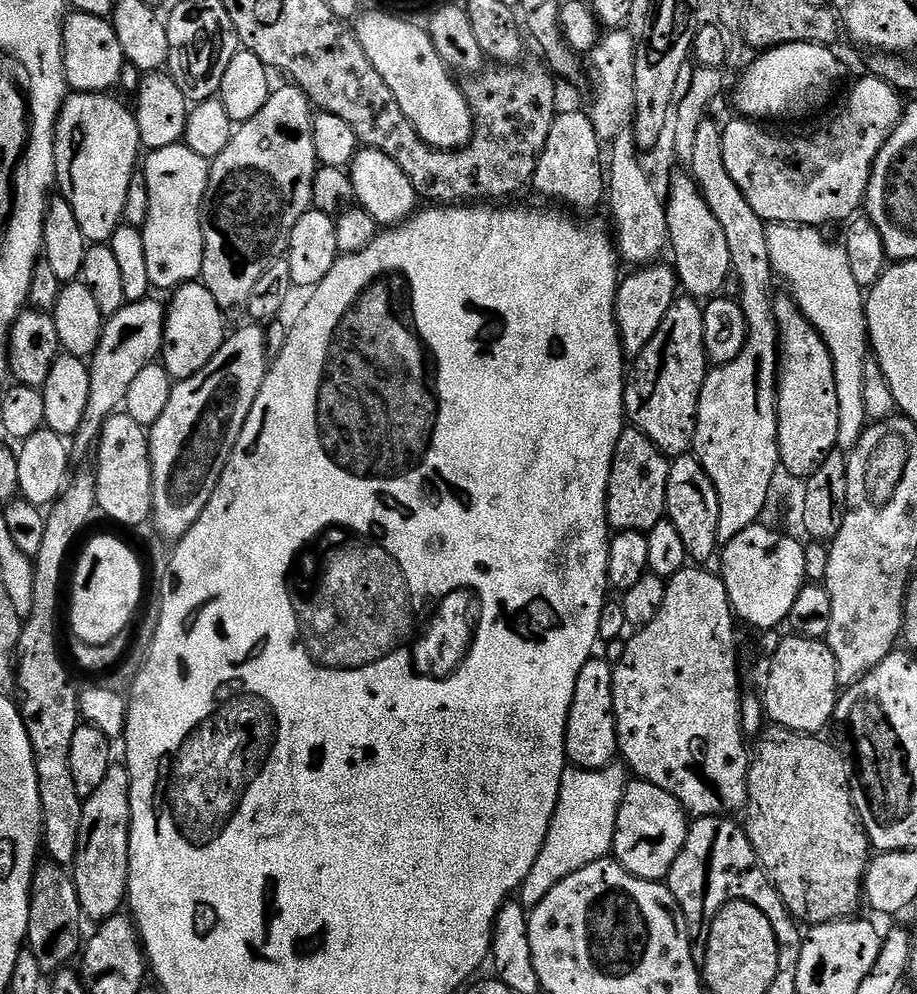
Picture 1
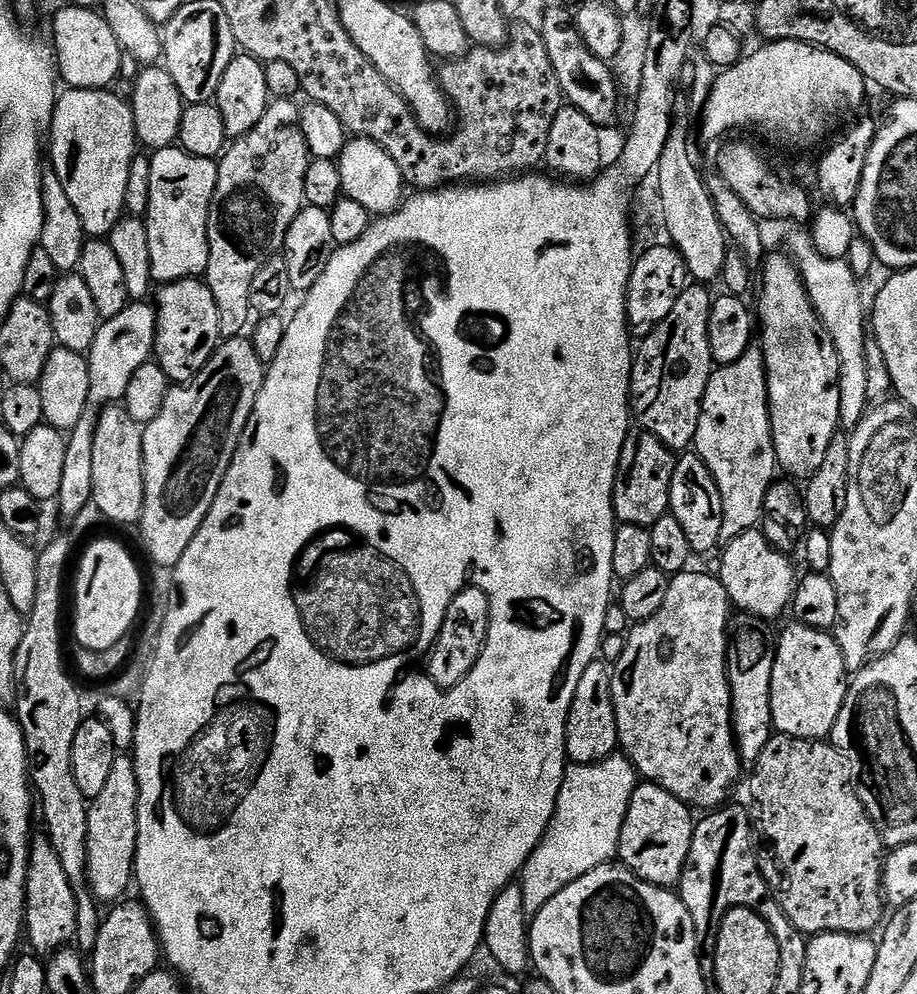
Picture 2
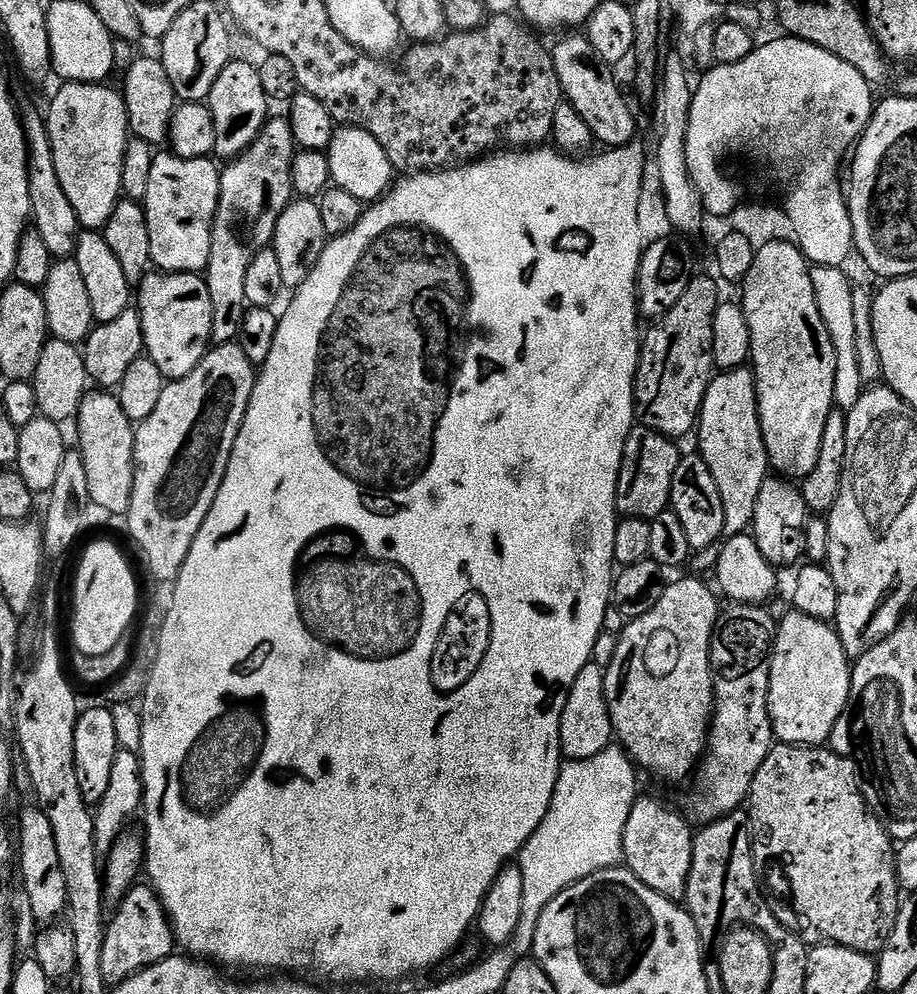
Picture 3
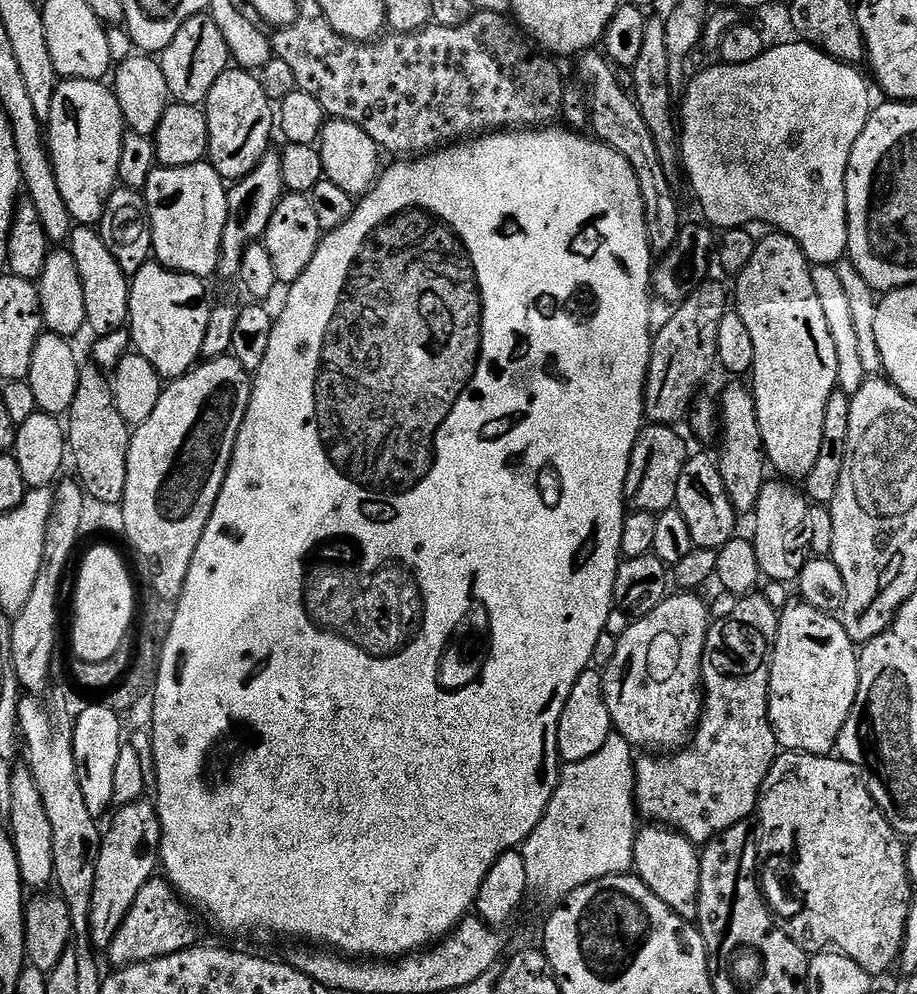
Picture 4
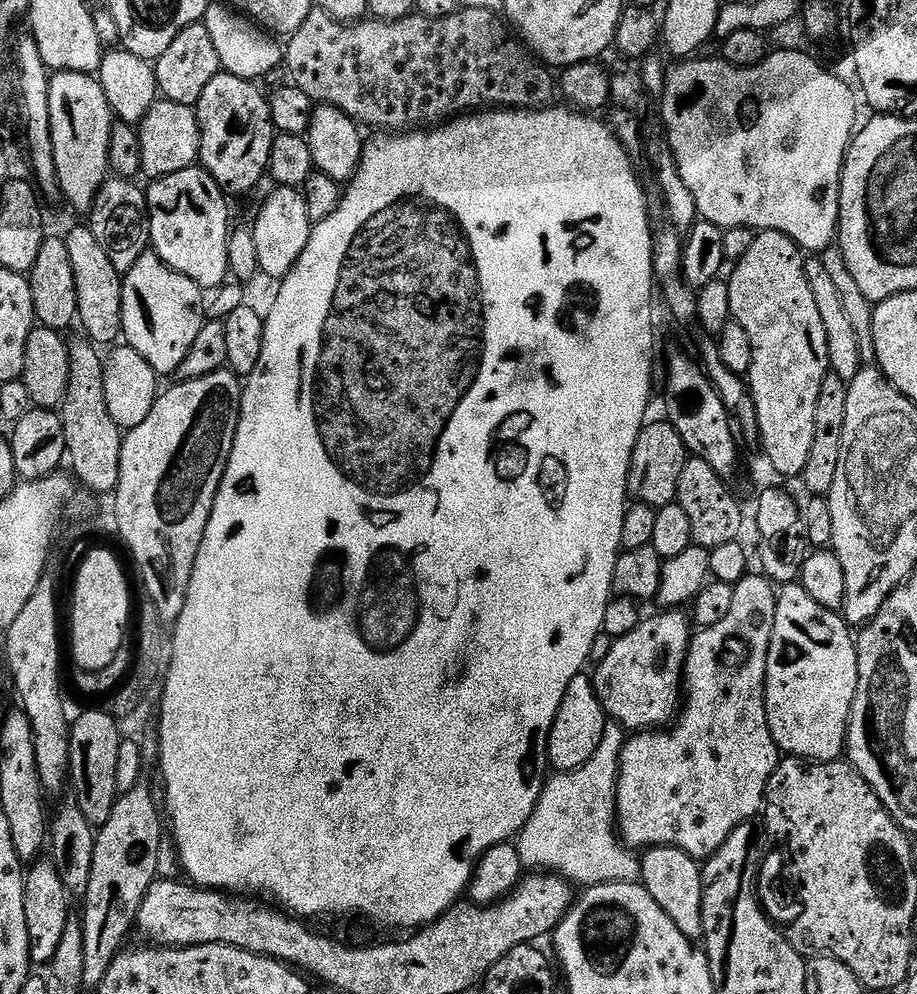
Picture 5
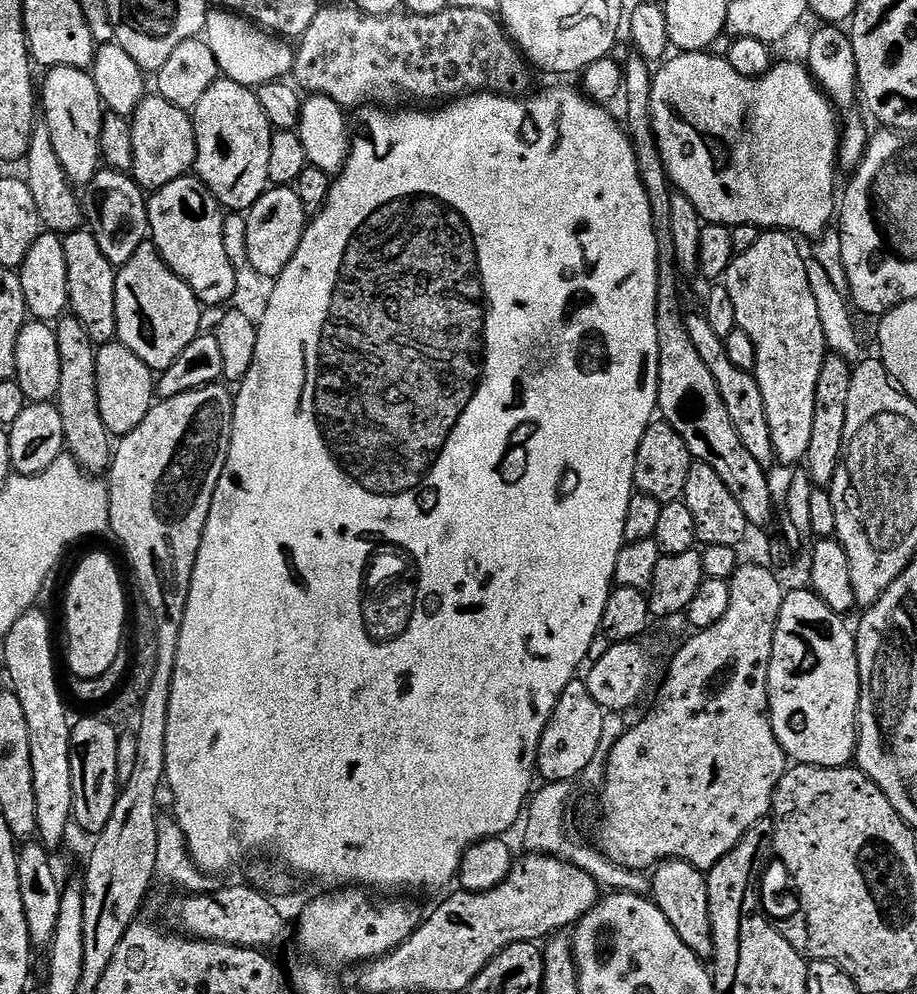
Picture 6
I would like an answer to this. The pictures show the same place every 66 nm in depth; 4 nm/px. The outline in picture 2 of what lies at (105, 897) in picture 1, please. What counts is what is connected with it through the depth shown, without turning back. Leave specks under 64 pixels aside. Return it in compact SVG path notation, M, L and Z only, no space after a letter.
M117 755L104 788L88 805L88 887L101 905L108 906L125 895L134 880L138 842L138 774L131 755Z

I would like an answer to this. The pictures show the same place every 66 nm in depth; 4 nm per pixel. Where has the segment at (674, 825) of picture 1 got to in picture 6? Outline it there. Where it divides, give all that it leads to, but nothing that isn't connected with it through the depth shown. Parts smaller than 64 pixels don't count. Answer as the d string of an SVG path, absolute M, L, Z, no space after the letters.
M666 860L656 865L650 876L650 898L666 914L666 922L678 930L678 938L701 958L711 957L714 938L710 926L710 902L708 901L708 878L701 869L690 866L685 860Z

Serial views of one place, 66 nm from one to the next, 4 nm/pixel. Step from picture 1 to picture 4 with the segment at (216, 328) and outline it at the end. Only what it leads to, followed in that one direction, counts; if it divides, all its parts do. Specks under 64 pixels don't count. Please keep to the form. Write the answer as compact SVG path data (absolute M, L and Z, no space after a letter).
M159 262L144 264L138 274L130 277L130 310L127 323L130 329L130 344L142 358L146 358L146 362L150 362L150 366L154 366L154 370L158 370L161 381L171 382L186 375L201 359L202 338L206 338L206 326L213 310L213 305L208 304L208 288L204 284L207 283L201 277L176 272Z

